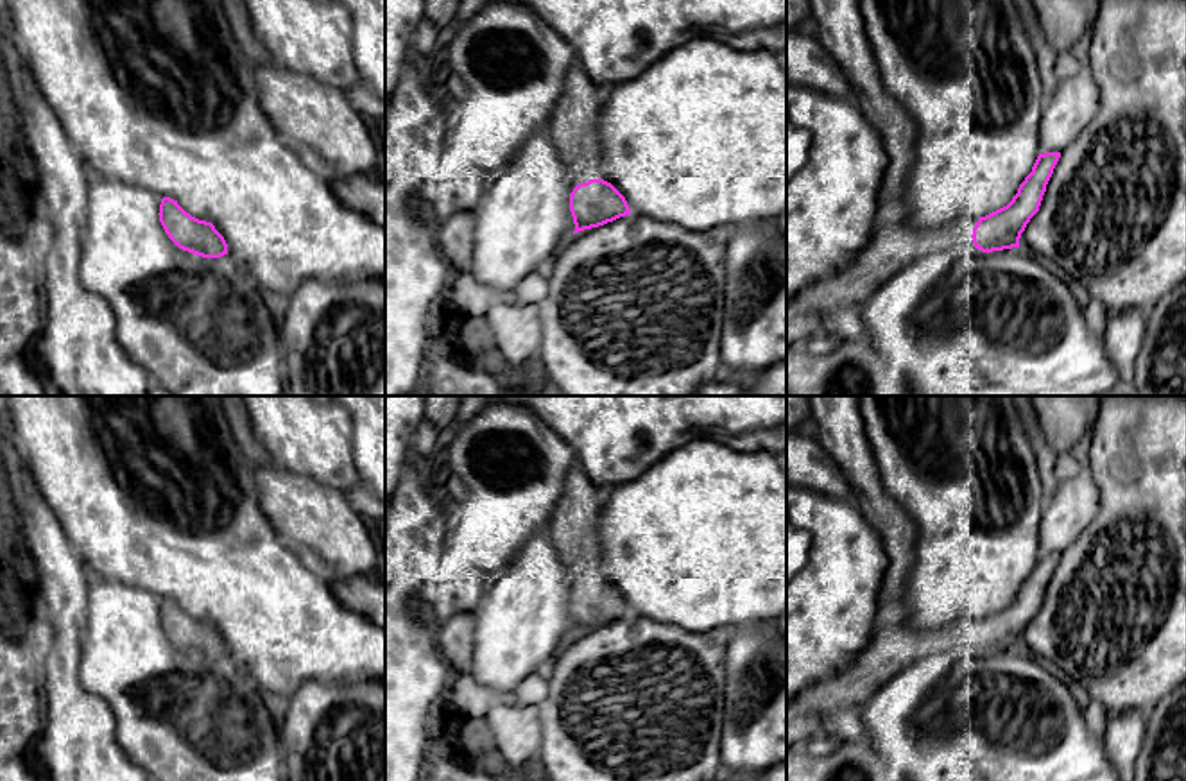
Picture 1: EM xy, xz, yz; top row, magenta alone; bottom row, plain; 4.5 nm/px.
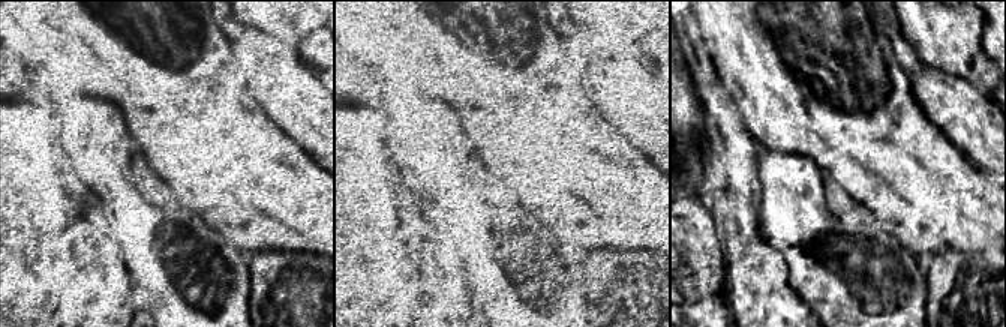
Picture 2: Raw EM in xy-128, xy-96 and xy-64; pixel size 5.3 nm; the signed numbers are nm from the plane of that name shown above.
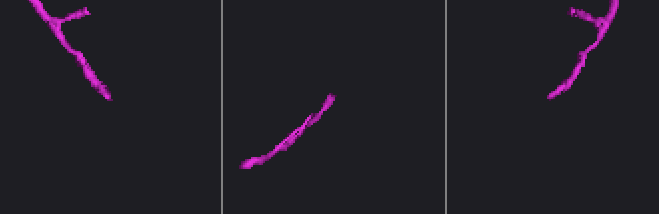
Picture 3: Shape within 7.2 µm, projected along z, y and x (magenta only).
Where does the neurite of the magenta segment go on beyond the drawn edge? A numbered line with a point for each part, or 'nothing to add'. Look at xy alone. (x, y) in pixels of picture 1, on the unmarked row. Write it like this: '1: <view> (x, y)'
nothing to add

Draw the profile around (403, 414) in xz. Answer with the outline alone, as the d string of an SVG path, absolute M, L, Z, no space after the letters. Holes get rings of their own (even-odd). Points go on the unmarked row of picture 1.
M385 396L385 511L412 455L412 439L425 421L425 396Z

